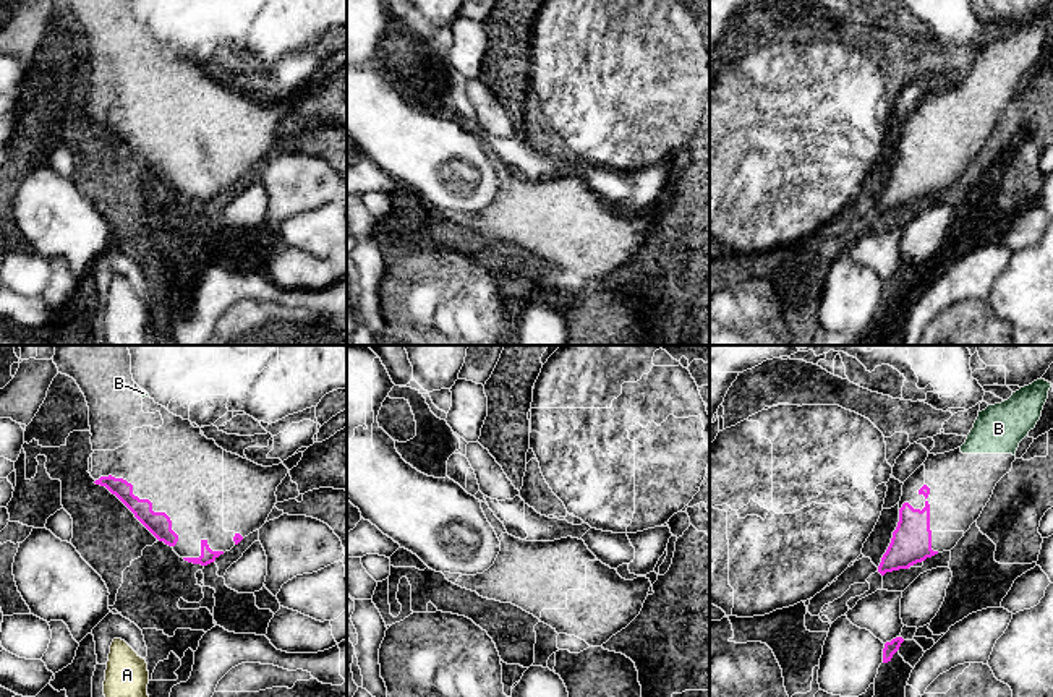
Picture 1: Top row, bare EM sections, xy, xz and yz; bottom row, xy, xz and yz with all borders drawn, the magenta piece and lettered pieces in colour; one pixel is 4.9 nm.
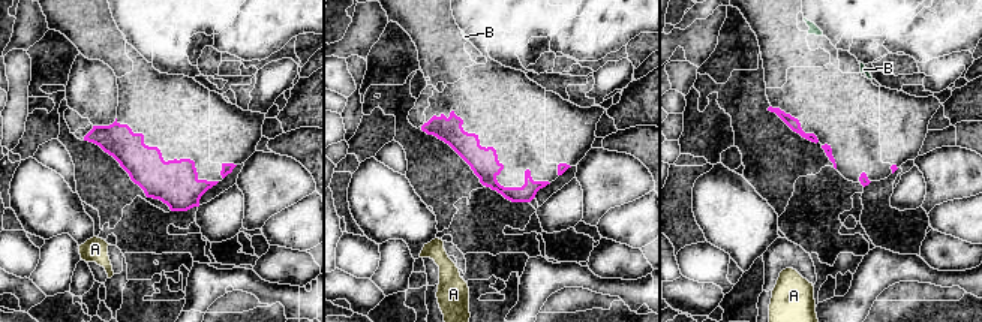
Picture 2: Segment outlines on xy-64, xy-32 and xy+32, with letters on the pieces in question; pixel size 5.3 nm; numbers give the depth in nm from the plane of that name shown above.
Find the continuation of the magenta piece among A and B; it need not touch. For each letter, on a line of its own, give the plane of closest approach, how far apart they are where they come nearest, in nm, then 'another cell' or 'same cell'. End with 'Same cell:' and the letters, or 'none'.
A: xy | 500 nm | another cell
B: yz | 240 nm | same cell
Same cell: B

